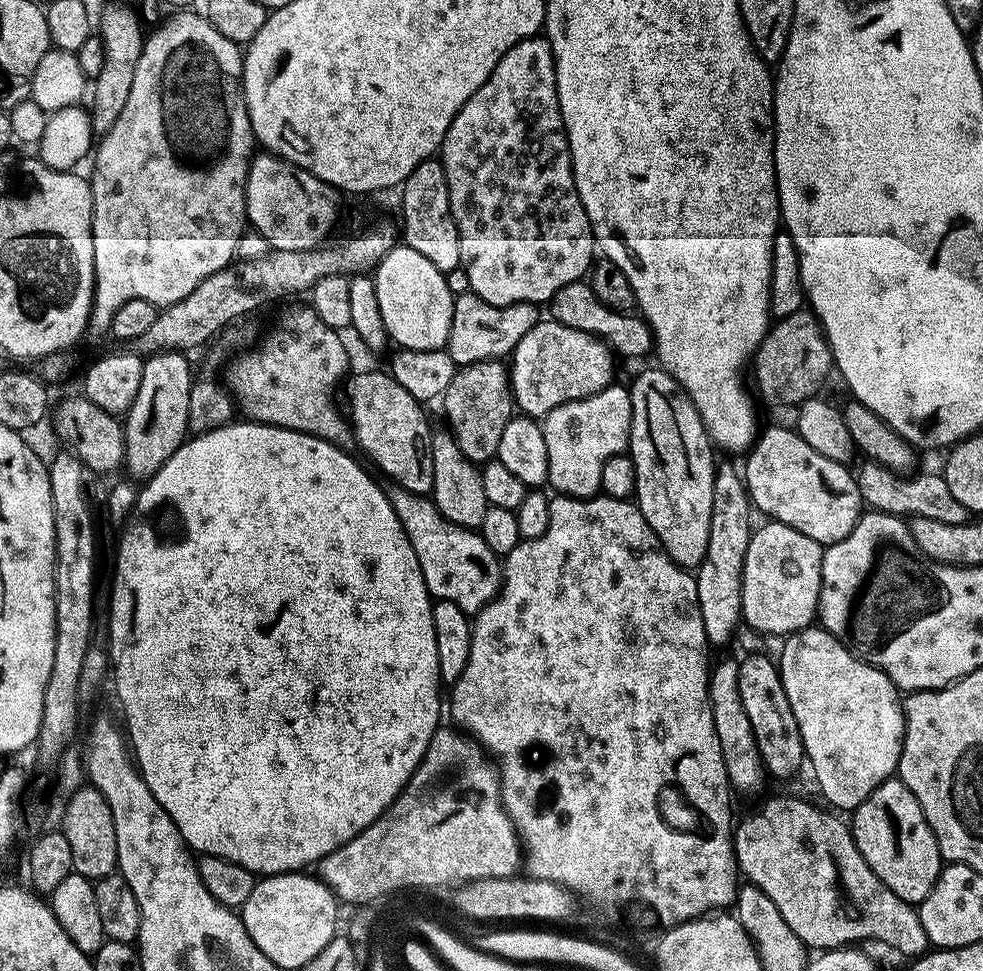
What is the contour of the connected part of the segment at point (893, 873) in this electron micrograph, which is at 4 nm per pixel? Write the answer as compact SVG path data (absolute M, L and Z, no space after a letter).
M889 778L875 788L851 813L850 836L854 847L874 874L898 898L919 906L940 877L942 857L938 842L918 806L918 798L899 778Z

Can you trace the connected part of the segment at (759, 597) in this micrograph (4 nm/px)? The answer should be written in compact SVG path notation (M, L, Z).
M764 522L753 531L744 563L740 610L746 624L772 636L798 634L817 619L824 548L785 524Z

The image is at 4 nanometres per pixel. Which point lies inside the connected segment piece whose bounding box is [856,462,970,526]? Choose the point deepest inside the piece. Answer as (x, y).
(880, 489)

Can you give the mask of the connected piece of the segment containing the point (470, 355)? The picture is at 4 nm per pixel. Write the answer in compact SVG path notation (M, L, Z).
M469 290L466 294L453 299L446 350L458 366L507 357L518 346L520 339L538 323L536 312L538 308L535 304L494 306Z

